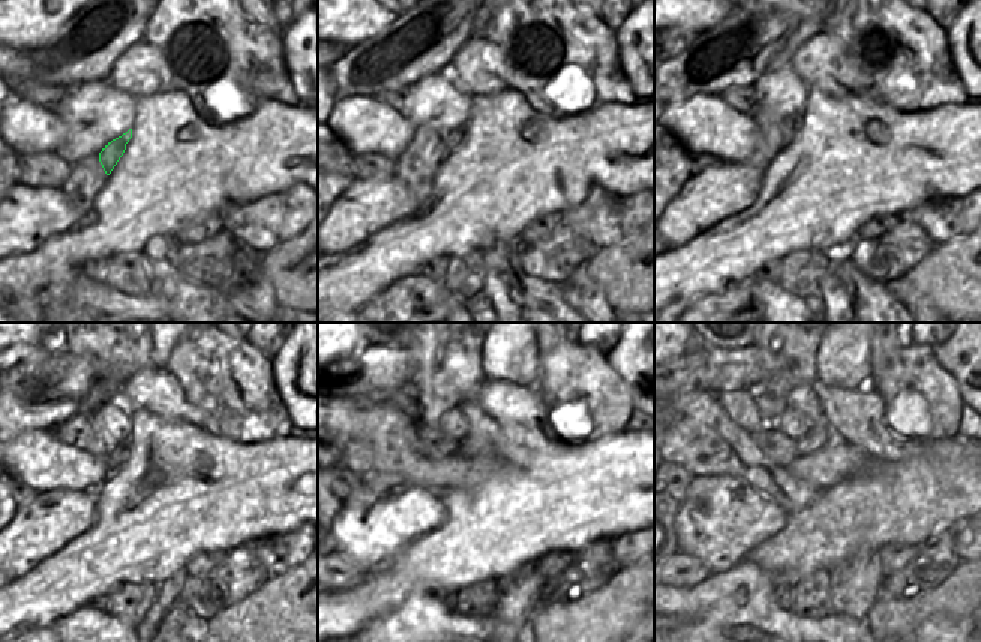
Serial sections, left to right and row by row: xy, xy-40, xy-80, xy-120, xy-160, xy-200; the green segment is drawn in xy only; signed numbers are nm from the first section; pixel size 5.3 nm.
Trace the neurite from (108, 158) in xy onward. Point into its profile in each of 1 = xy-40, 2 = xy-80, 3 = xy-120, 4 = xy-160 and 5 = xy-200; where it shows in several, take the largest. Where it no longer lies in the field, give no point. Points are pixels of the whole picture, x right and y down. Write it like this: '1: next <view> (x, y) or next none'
1: next xy-40 (453, 138)
2: next xy-80 (789, 126)
3: next xy-120 (117, 458)
4: next xy-160 (468, 447)
5: next xy-200 (816, 437)

